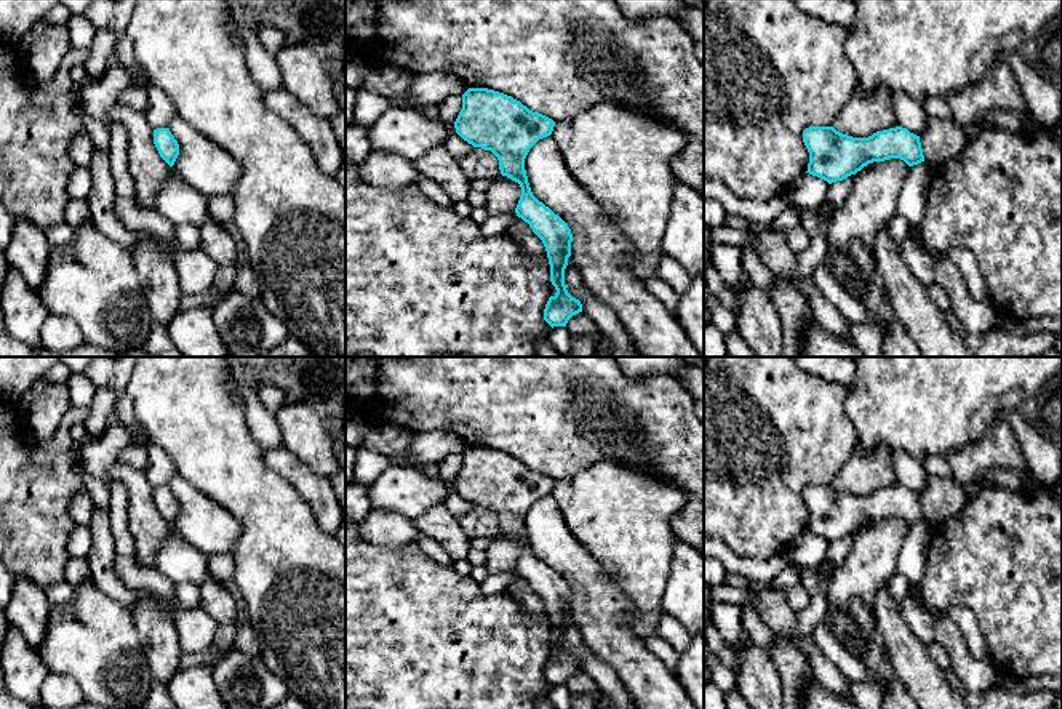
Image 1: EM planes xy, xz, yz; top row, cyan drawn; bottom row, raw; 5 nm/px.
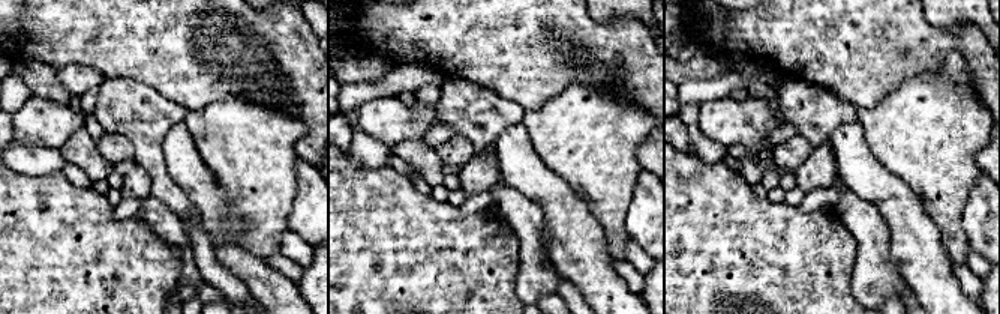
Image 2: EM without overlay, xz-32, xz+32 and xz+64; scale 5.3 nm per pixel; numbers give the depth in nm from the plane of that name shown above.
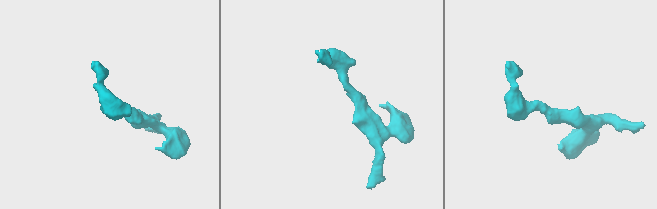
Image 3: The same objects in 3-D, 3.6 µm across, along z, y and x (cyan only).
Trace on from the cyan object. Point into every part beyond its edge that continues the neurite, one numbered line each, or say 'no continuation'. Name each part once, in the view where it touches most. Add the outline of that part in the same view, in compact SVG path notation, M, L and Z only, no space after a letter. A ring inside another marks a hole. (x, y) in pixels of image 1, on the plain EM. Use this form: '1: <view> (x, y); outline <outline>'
no continuation

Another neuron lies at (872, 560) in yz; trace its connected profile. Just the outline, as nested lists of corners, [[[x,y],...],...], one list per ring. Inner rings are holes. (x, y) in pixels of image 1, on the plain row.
[[[900,517],[873,520],[864,525],[854,538],[846,562],[832,575],[827,592],[827,610],[854,619],[849,613],[852,600],[864,602],[873,613],[875,595],[888,584],[897,570],[897,560],[910,525]]]

